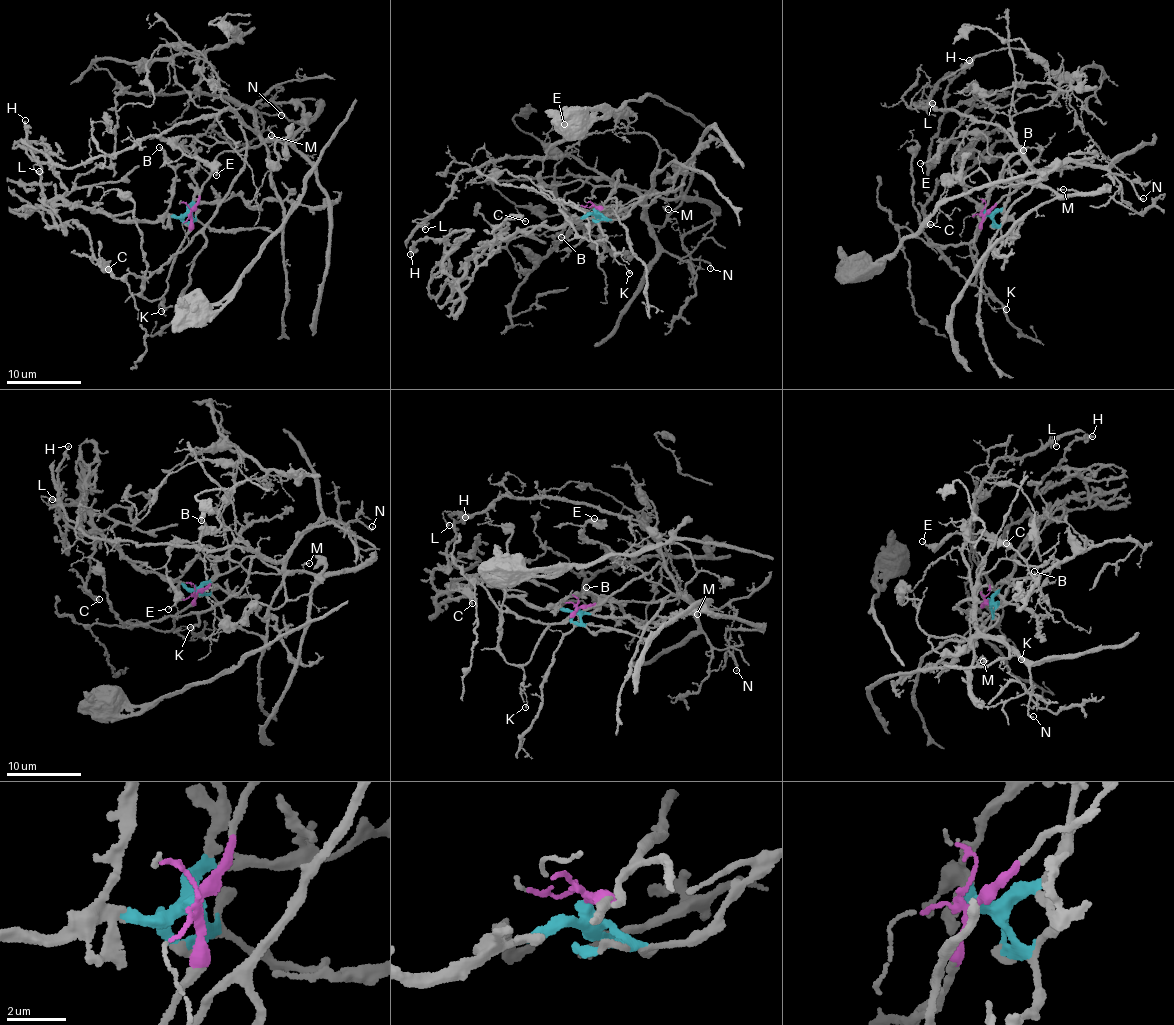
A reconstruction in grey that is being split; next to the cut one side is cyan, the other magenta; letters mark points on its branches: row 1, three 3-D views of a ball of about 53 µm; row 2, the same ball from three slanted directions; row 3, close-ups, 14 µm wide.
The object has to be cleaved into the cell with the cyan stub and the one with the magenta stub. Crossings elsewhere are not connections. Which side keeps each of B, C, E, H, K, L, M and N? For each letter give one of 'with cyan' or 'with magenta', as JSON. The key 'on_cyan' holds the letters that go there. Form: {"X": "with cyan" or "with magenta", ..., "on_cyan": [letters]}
{"B": "with cyan", "C": "with cyan", "E": "with magenta", "H": "with cyan", "K": "with magenta", "L": "with cyan", "M": "with magenta", "N": "with magenta", "on_cyan": ["B", "C", "H", "L"]}

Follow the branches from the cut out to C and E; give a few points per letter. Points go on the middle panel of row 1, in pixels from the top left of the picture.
C: (595, 210), (485, 244), (467, 261), (458, 285), (465, 298), (494, 231), (525, 222)
E: (595, 209), (617, 215), (648, 193), (580, 180), (548, 185), (543, 158), (563, 139), (564, 124)

